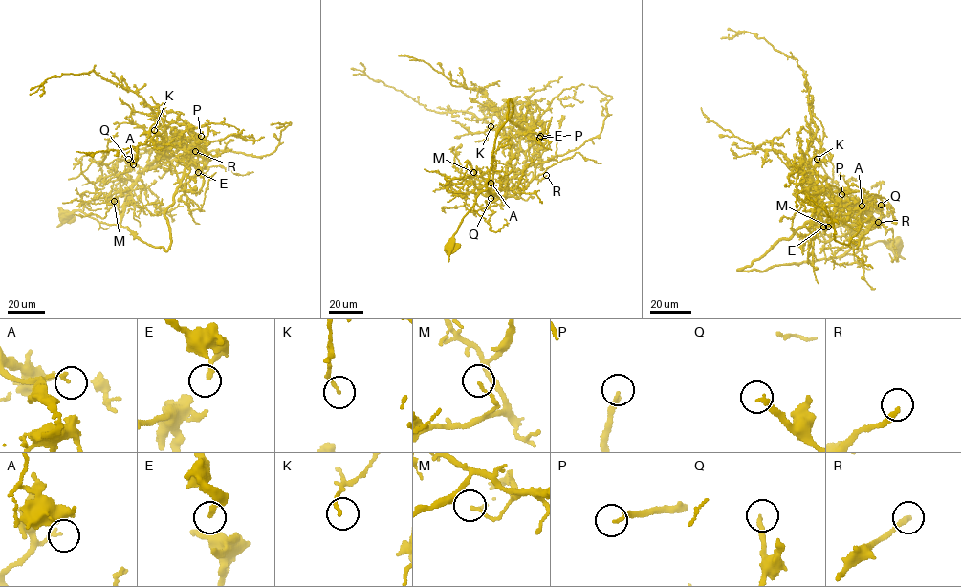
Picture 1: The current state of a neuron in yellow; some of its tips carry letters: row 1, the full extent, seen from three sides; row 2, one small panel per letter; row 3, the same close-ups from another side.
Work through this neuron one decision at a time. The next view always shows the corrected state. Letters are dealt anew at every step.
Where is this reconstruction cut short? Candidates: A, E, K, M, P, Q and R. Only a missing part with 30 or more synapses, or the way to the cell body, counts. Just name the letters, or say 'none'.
Q

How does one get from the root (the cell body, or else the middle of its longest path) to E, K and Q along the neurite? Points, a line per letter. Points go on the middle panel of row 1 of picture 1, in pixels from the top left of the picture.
E: (451, 247), (462, 218), (480, 193), (487, 188), (492, 193), (504, 195), (513, 136), (525, 130), (540, 136)
K: (451, 247), (462, 218), (480, 193), (487, 188), (501, 196), (505, 192), (511, 147), (495, 112), (491, 126)
Q: (451, 247), (462, 218), (480, 193), (487, 188), (505, 197), (491, 198)

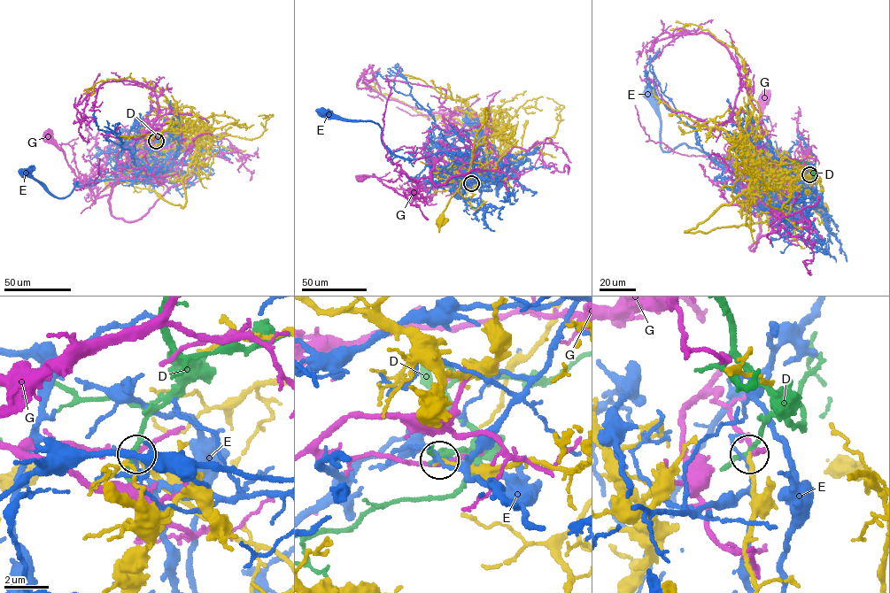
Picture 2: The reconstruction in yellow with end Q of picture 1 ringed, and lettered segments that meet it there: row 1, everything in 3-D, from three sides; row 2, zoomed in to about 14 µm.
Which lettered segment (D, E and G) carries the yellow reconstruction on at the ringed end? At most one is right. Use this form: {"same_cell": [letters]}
{"same_cell": []}

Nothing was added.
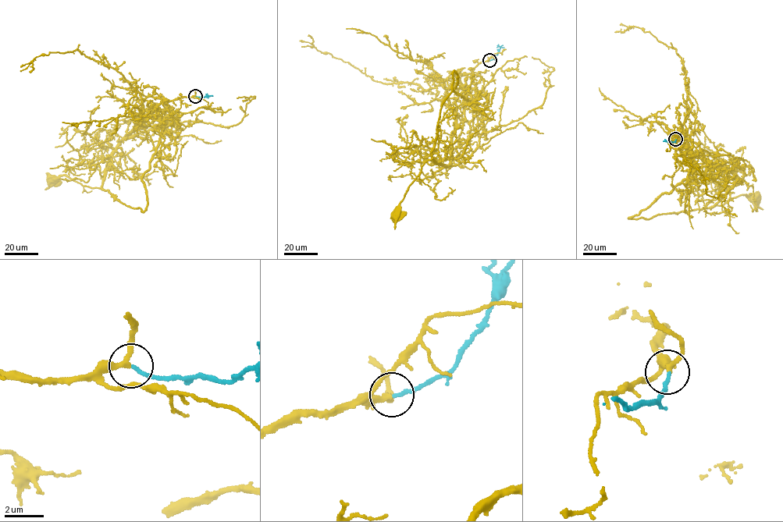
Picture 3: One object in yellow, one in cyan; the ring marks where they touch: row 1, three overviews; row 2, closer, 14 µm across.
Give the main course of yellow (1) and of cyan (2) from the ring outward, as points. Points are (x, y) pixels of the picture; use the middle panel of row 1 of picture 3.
1: (489, 60), (443, 83), (454, 115), (451, 159), (446, 166), (432, 158), (427, 161), (397, 214)
2: (489, 60), (494, 58), (500, 46), (503, 47)

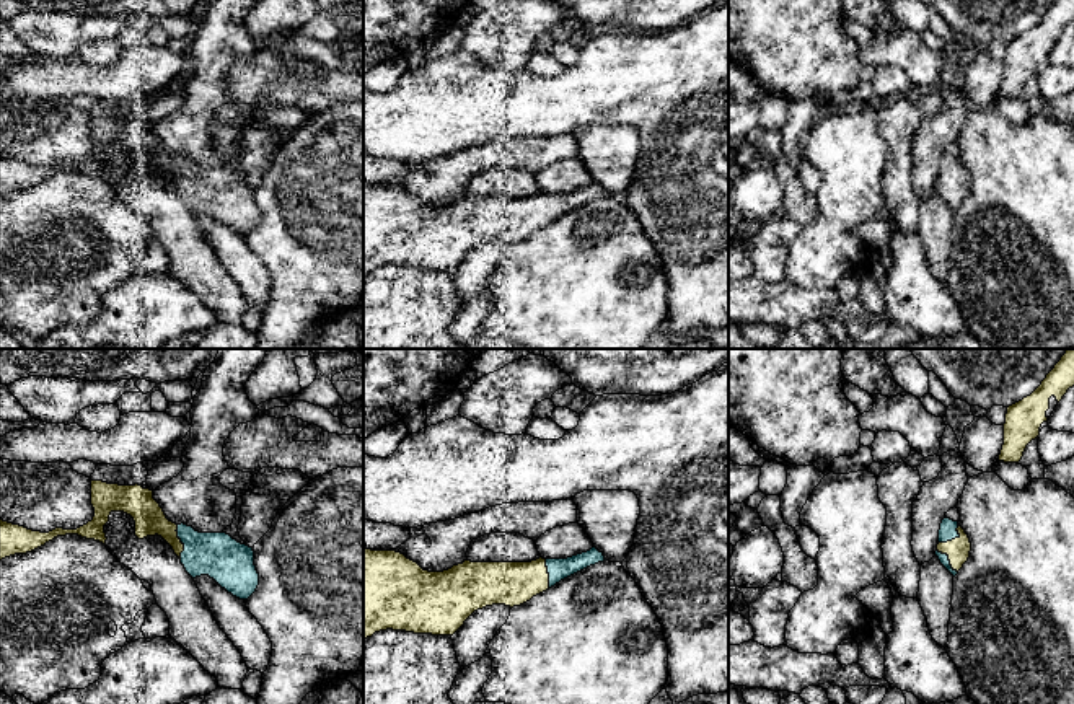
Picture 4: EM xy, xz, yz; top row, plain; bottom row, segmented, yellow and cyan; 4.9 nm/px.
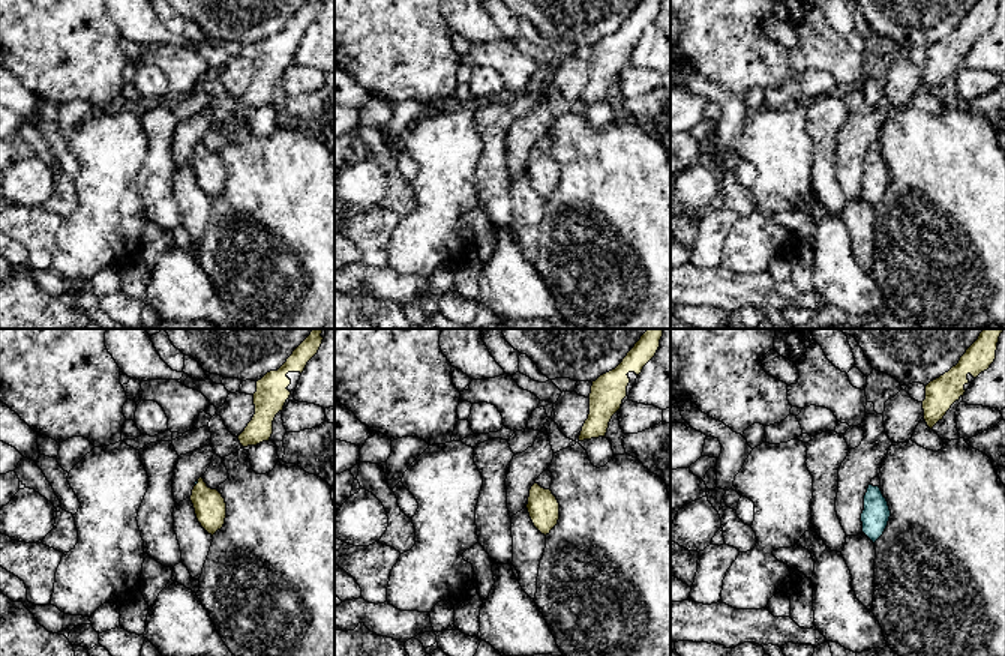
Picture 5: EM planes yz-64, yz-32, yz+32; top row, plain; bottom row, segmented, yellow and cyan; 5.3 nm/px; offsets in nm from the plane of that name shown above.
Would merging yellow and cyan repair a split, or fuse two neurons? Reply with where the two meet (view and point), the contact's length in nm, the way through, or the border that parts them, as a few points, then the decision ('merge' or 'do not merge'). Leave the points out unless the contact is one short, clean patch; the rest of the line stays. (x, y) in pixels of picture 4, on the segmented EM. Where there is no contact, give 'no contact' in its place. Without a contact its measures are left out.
contact xy (180, 541); length 170 nm; way xy (149, 517), (180, 541), (199, 553), (217, 554); merge

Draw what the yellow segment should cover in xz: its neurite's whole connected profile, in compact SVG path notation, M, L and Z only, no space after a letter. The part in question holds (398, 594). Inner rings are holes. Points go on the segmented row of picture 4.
M593 546L567 559L464 561L443 572L429 572L401 552L363 549L363 639L386 629L453 636L474 611L492 605L520 606L561 580L603 561L606 561L603 552Z

